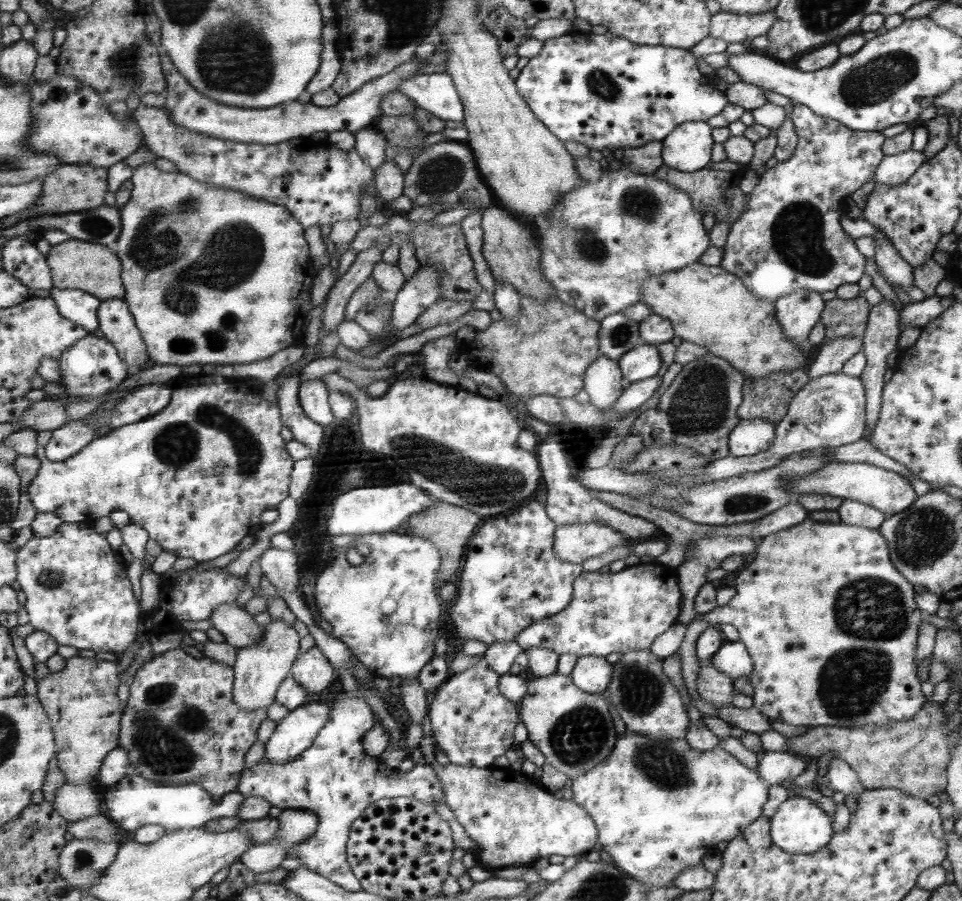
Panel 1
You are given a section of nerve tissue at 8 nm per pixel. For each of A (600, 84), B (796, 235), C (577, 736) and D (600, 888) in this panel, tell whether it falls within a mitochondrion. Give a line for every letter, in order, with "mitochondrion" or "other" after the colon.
A: mitochondrion
B: mitochondrion
C: mitochondrion
D: mitochondrion

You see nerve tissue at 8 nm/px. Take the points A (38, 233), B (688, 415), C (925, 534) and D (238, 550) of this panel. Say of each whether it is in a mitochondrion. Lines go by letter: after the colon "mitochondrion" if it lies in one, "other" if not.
A: other
B: mitochondrion
C: mitochondrion
D: other

